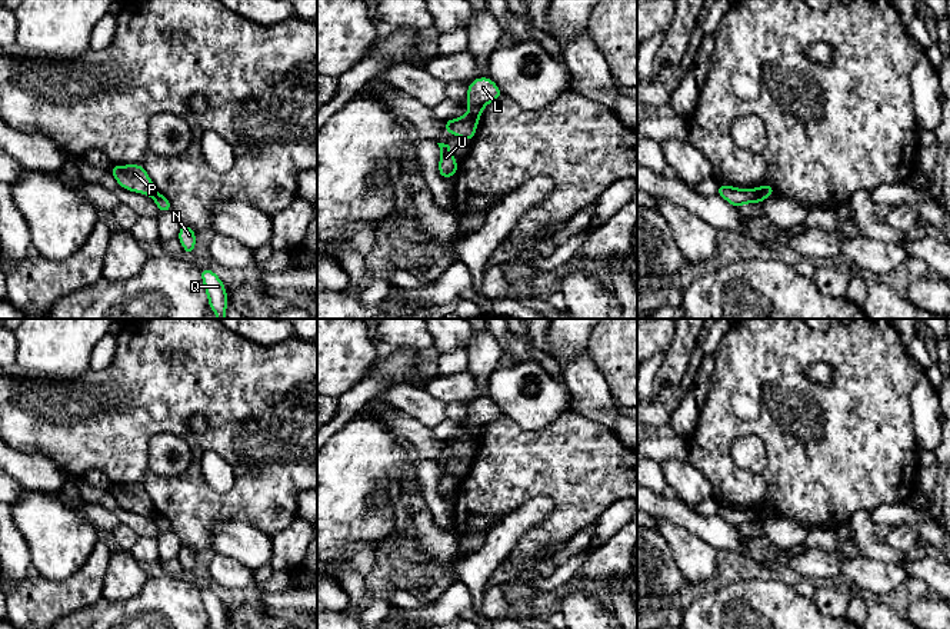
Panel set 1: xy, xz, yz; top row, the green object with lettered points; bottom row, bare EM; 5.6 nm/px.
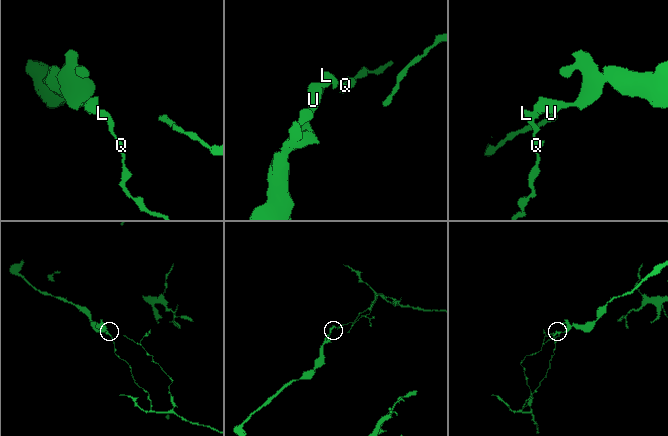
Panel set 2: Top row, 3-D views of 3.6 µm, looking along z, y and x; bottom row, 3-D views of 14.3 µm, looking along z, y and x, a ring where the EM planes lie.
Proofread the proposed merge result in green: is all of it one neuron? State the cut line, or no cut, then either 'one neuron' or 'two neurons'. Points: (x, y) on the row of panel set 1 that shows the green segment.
cut yz (752, 189), (762, 200); two neurons

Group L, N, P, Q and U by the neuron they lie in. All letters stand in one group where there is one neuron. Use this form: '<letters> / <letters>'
L N Q / P U

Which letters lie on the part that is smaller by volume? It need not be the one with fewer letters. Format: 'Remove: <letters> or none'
Remove: L, N, Q

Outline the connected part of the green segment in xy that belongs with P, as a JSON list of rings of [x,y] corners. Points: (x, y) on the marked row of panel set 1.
[[[141,164],[111,166],[110,172],[120,187],[153,197],[157,192],[154,184]]]

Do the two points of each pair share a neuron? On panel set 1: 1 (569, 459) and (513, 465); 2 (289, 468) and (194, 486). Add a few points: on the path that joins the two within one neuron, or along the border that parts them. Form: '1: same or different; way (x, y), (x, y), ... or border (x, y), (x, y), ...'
1: same; way (554, 462), (527, 465)
2: same; way (266, 485), (250, 501), (217, 501)

